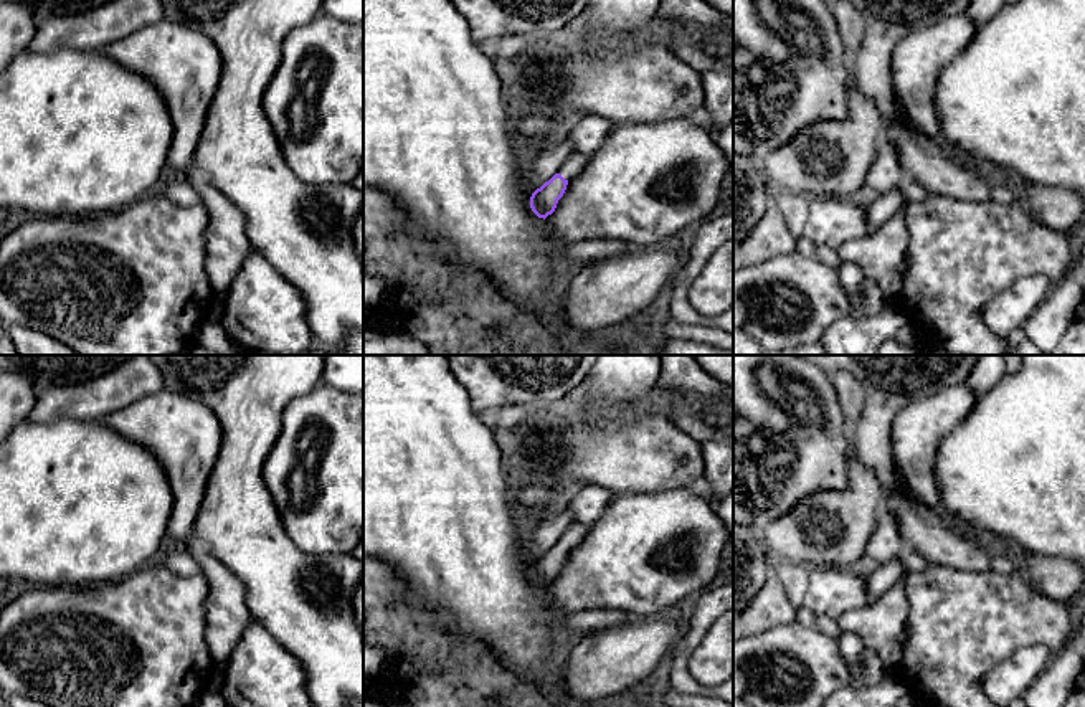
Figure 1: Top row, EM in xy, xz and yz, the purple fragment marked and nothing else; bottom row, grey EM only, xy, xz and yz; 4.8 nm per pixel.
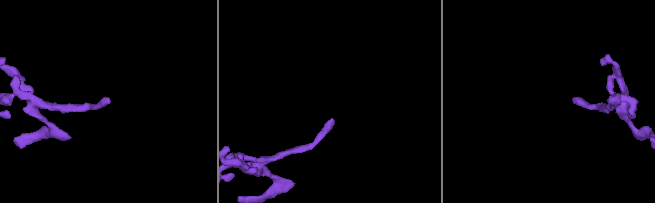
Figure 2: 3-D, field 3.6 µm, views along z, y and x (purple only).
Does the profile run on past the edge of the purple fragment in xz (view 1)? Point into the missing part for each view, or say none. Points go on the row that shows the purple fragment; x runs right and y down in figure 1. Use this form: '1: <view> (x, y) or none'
1: xz (572, 167)

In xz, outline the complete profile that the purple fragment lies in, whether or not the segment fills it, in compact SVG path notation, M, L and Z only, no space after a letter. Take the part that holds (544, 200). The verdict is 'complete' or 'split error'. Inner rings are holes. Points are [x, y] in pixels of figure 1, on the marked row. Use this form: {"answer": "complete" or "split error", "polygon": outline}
{"answer": "split error", "polygon": "M573 152L560 170L537 188L530 197L530 208L538 218L547 218L557 208L558 200L563 197L566 185L580 175L580 172L588 165L590 155L581 152Z"}

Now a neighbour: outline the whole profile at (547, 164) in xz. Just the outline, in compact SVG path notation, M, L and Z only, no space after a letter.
M553 137L553 142L533 160L532 167L525 172L525 190L532 193L548 182L565 160L573 154L573 142L565 137Z

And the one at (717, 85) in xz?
M733 53L712 55L717 69L702 71L704 116L720 132L733 121Z

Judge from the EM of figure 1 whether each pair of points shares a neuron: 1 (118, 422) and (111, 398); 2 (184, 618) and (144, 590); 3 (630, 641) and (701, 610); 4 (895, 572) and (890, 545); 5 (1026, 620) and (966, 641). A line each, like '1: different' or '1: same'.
1: different
2: same
3: different
4: different
5: same

